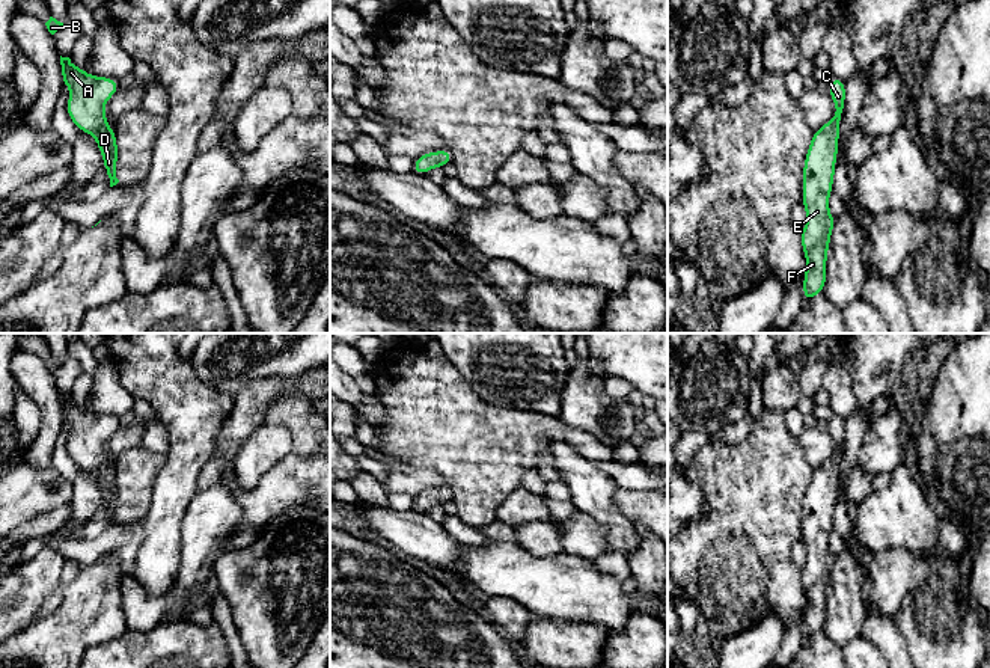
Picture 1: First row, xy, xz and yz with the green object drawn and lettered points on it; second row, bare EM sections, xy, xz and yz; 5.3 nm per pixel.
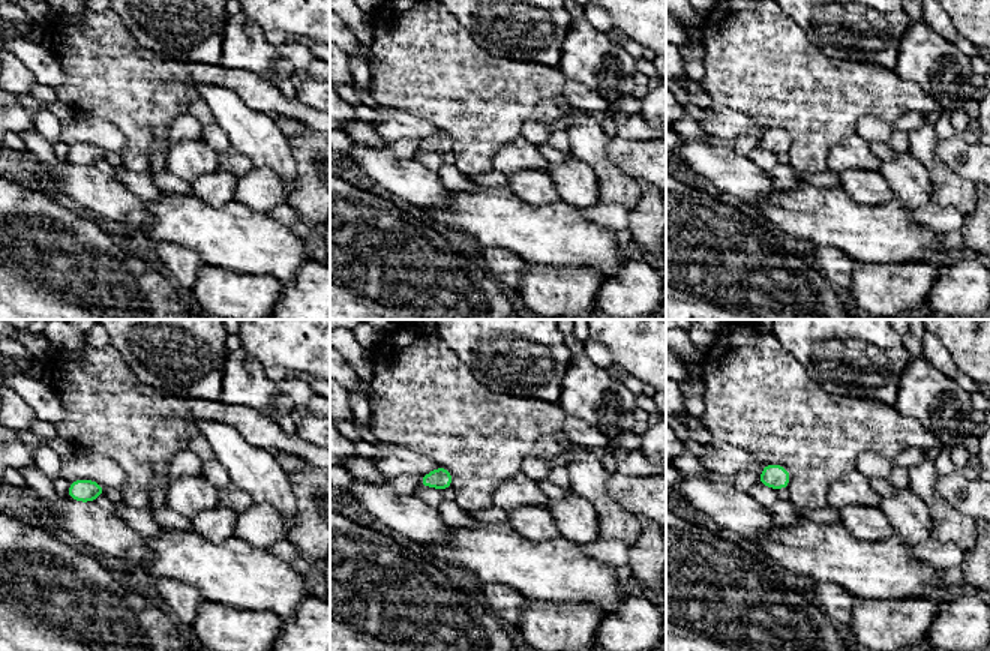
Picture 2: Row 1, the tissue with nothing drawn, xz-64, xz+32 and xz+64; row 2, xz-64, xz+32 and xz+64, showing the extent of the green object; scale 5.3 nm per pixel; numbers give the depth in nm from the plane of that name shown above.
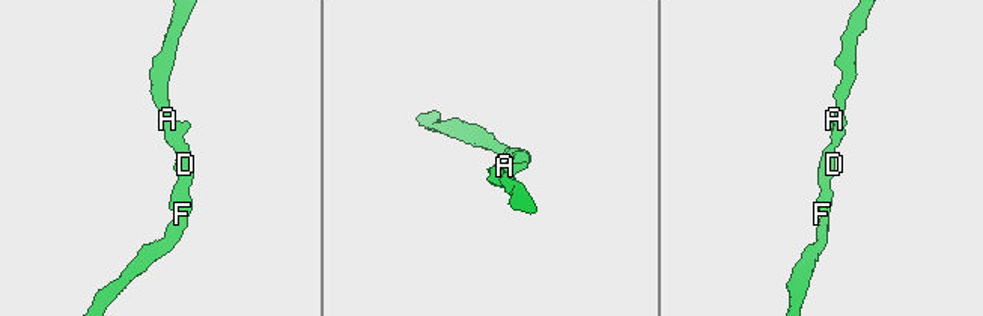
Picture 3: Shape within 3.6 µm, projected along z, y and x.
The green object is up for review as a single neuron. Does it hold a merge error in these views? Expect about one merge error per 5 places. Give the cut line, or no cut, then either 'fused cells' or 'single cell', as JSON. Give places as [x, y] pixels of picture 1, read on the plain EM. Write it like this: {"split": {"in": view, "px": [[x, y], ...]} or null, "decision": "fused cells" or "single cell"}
{"split": null, "decision": "single cell"}

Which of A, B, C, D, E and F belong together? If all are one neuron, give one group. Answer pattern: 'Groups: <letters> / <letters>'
Groups: A B C D E F

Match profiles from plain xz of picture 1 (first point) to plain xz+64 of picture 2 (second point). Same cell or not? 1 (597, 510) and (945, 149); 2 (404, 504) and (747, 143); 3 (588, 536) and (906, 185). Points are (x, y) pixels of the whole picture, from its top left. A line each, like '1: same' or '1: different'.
1: different
2: same
3: same

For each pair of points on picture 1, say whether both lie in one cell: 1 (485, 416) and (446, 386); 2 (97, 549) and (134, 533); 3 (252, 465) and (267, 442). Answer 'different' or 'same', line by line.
1: same
2: same
3: same

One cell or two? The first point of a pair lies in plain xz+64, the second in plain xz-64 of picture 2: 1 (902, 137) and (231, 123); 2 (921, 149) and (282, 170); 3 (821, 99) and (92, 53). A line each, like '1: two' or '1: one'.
1: two
2: one
3: one

